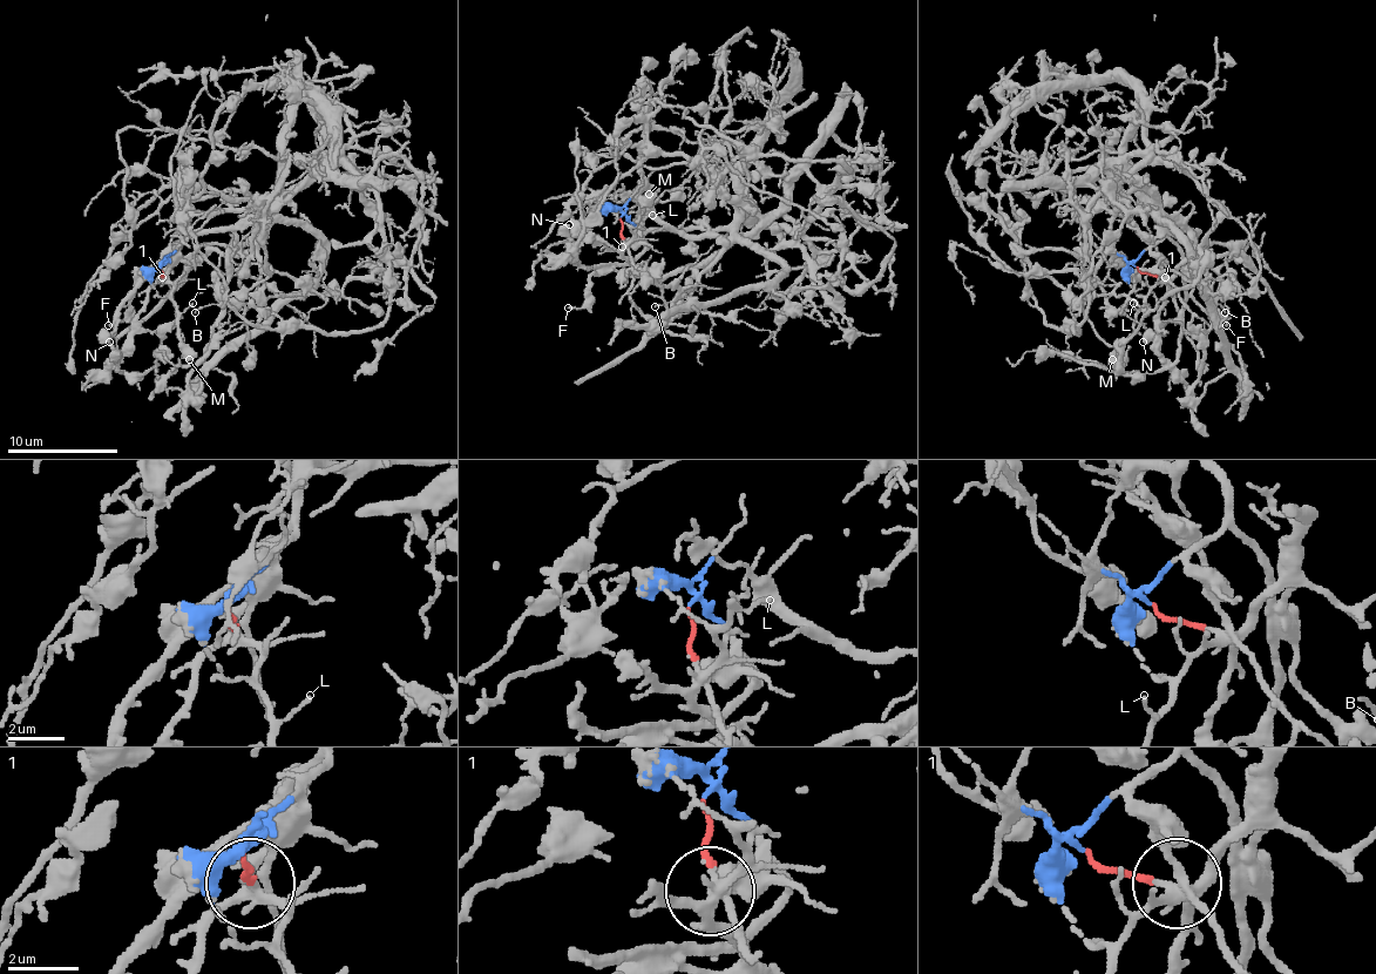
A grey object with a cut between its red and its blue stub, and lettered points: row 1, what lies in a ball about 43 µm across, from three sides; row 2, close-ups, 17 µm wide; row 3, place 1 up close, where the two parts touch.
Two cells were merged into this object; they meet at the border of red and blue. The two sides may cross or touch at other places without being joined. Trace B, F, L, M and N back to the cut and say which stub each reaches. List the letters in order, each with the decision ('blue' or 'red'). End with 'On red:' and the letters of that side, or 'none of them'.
B: red
F: red
L: red
M: red
N: blue
On red: B, F, L, M

